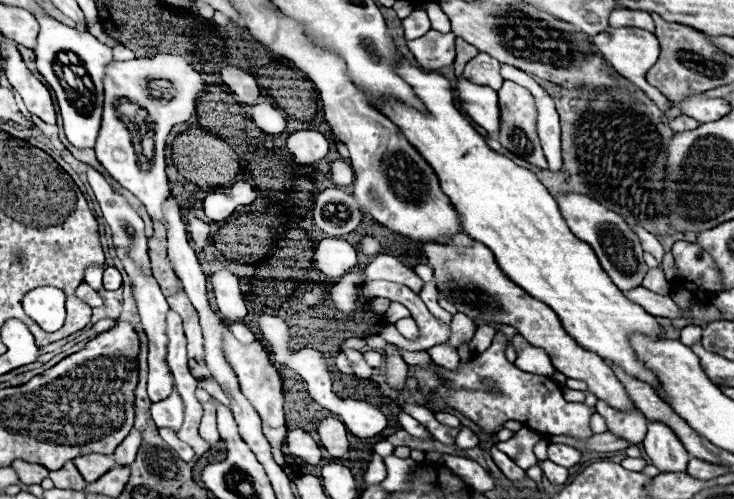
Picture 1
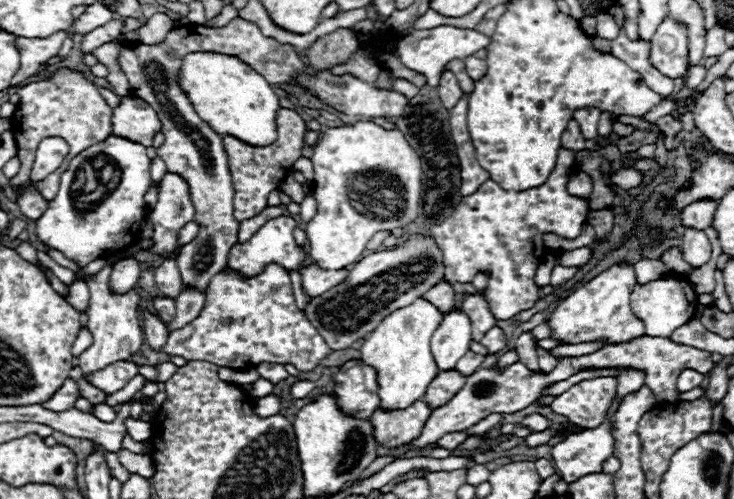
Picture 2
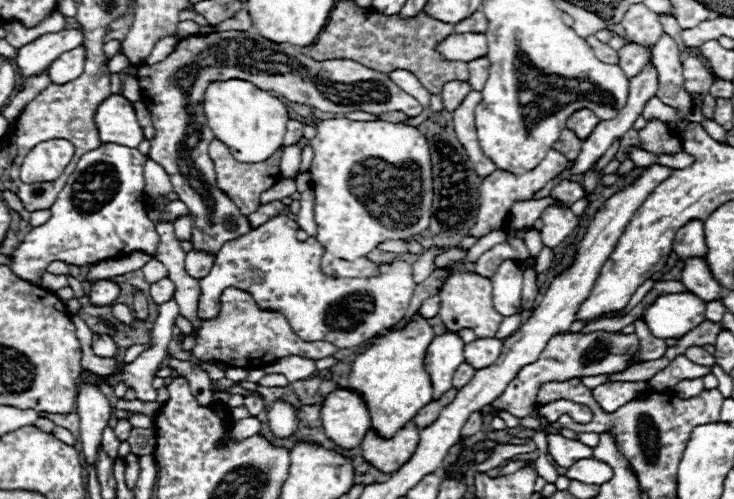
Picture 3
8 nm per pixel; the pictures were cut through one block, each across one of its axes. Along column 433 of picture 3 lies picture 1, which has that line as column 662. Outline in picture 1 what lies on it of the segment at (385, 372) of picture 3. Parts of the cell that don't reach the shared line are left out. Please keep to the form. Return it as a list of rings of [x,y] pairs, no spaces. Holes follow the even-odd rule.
[[[404,58],[398,64],[398,74],[414,86],[428,114],[420,114],[396,100],[384,102],[380,110],[406,134],[410,144],[418,146],[426,162],[430,162],[444,194],[462,216],[464,232],[492,250],[496,264],[514,284],[532,298],[548,304],[560,318],[564,330],[584,350],[620,366],[628,376],[650,384],[660,394],[658,376],[644,366],[630,344],[630,334],[666,338],[656,318],[628,300],[600,268],[594,250],[574,238],[560,214],[558,202],[540,184],[536,174],[486,146],[484,138],[458,110],[454,90],[444,76],[438,72],[422,72]]]

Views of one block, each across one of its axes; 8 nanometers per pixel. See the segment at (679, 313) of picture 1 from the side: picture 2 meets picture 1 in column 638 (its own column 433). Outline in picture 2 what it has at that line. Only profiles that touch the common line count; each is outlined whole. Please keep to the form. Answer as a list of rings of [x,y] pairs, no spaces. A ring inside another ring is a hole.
[[[440,282],[440,284],[436,284],[434,288],[430,288],[424,294],[424,300],[434,304],[440,312],[446,312],[446,310],[450,310],[454,306],[456,294],[454,294],[454,290],[452,290],[452,286],[448,282]]]

